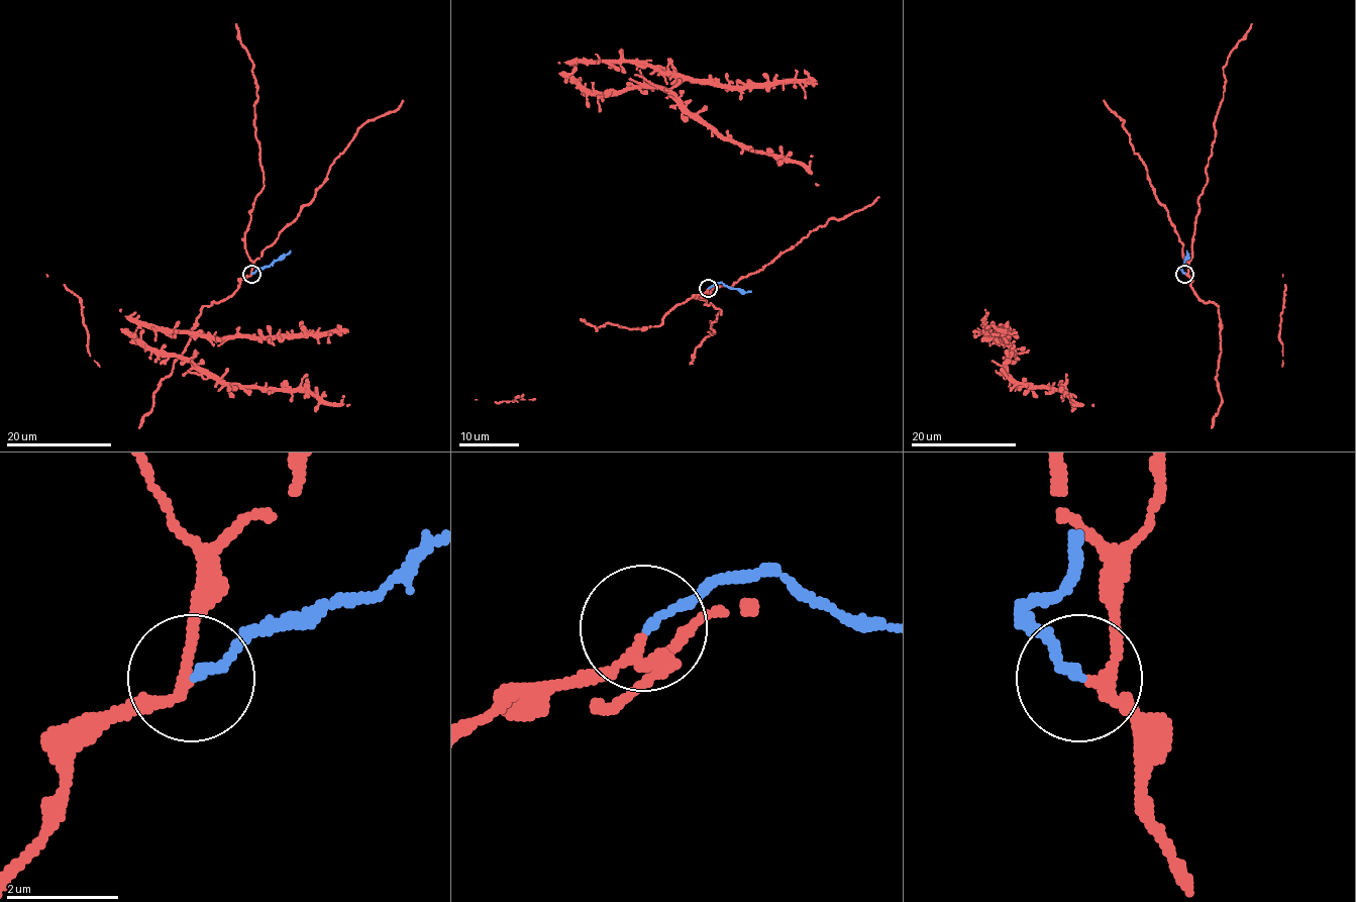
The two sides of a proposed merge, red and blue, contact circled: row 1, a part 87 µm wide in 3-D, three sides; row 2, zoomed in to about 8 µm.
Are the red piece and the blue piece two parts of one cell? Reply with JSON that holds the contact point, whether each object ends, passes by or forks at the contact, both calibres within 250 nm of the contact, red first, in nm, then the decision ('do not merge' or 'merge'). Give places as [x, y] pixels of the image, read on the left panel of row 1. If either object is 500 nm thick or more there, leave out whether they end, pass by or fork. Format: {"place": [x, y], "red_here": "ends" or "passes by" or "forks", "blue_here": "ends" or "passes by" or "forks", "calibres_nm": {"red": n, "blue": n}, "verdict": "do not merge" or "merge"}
{"place": [251, 274], "red_here": "passes by", "blue_here": "ends", "calibres_nm": {"red": 170, "blue": 150}, "verdict": "merge"}

